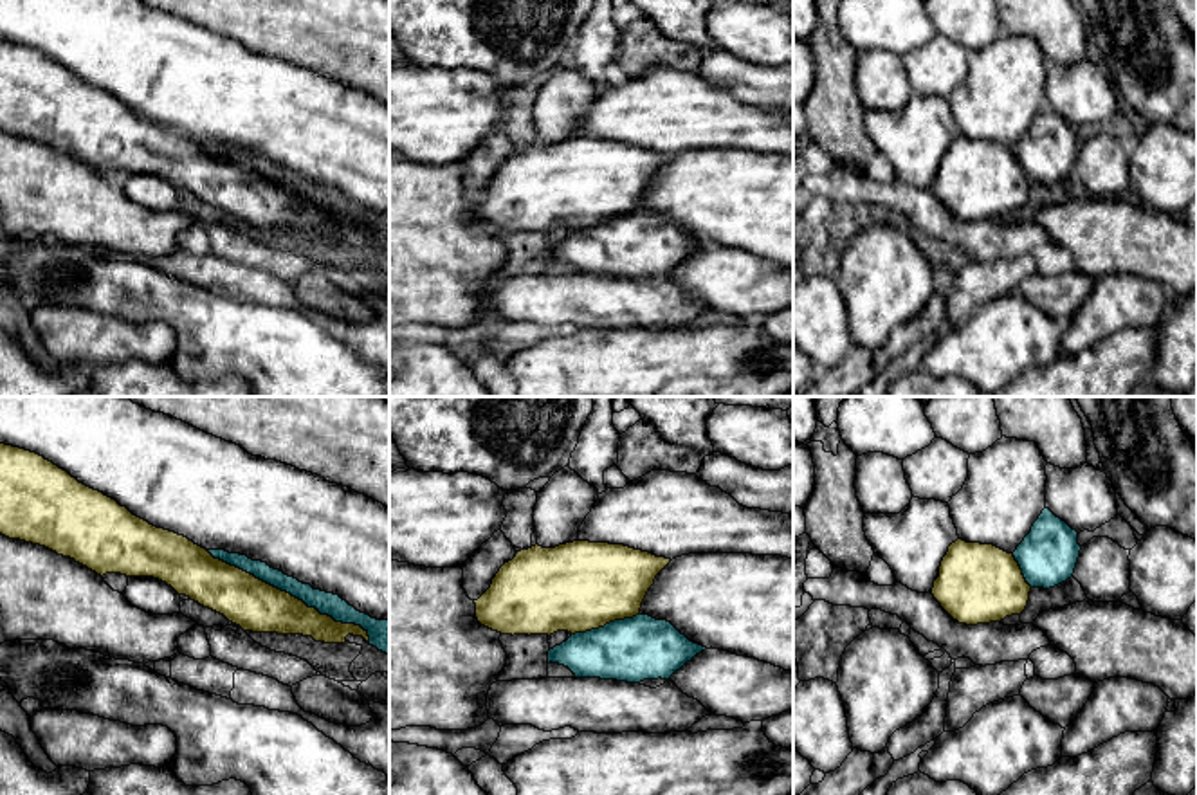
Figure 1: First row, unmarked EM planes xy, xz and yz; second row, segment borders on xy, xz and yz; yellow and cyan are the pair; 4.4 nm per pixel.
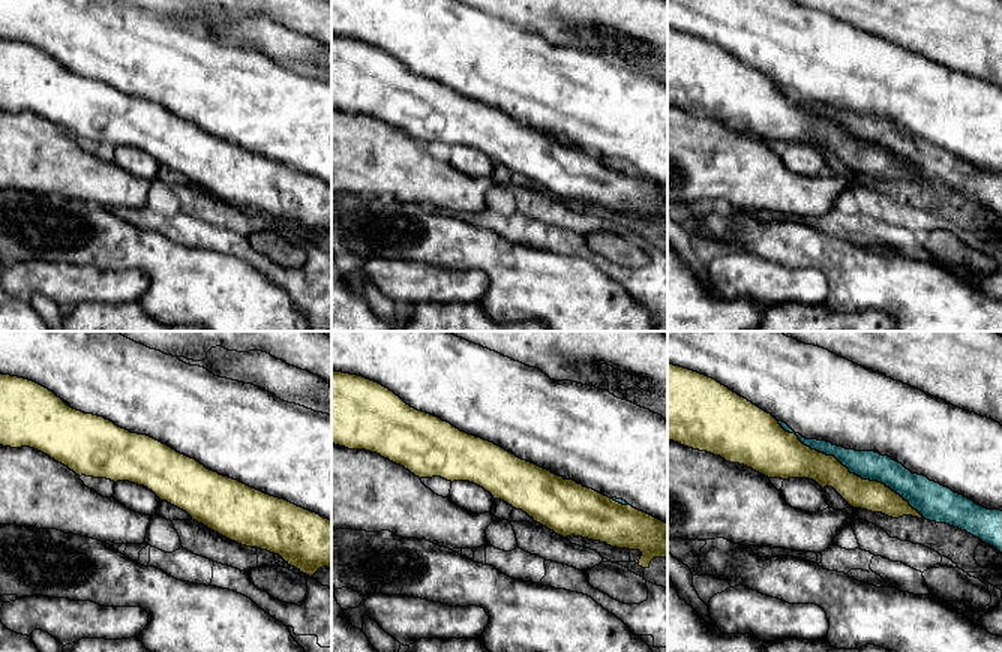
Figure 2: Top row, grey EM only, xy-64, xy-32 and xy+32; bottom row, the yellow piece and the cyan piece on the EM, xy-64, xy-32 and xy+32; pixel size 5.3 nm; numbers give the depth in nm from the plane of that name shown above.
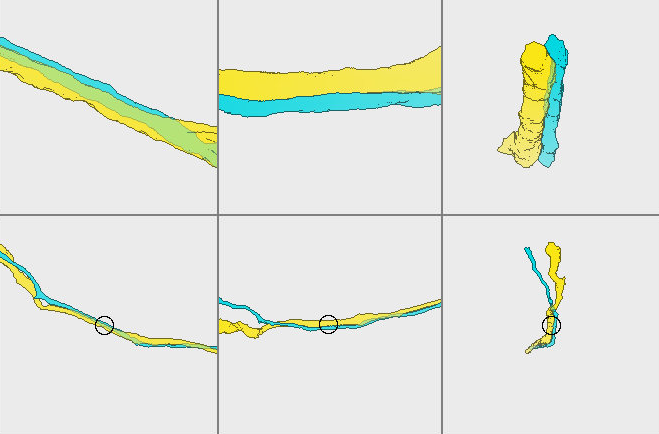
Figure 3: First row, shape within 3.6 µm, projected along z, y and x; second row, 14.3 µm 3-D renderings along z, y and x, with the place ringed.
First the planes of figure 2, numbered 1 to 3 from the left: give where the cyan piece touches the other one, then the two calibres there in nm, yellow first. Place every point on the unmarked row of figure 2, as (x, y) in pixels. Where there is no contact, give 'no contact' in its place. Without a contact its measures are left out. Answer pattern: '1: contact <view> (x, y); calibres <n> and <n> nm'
1: no contact
2: contact xy-32 (618, 167); calibres 280 and 20 nm
3: contact xy+32 (849, 137); calibres 160 and 160 nm

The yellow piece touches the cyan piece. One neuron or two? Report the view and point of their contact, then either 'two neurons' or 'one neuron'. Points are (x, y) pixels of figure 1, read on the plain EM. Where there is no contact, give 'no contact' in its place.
contact xy (289, 190); two neurons

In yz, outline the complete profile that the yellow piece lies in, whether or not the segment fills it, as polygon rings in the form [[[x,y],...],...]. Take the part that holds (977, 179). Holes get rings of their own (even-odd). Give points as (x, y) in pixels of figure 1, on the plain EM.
[[[957,135],[948,142],[932,191],[959,220],[977,222],[1020,211],[1029,196],[1013,150],[993,141]]]

